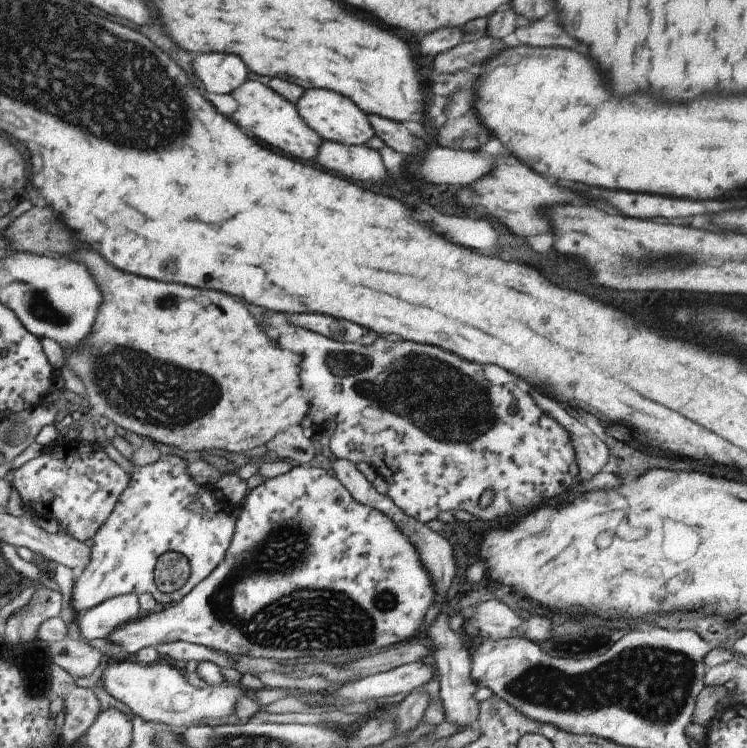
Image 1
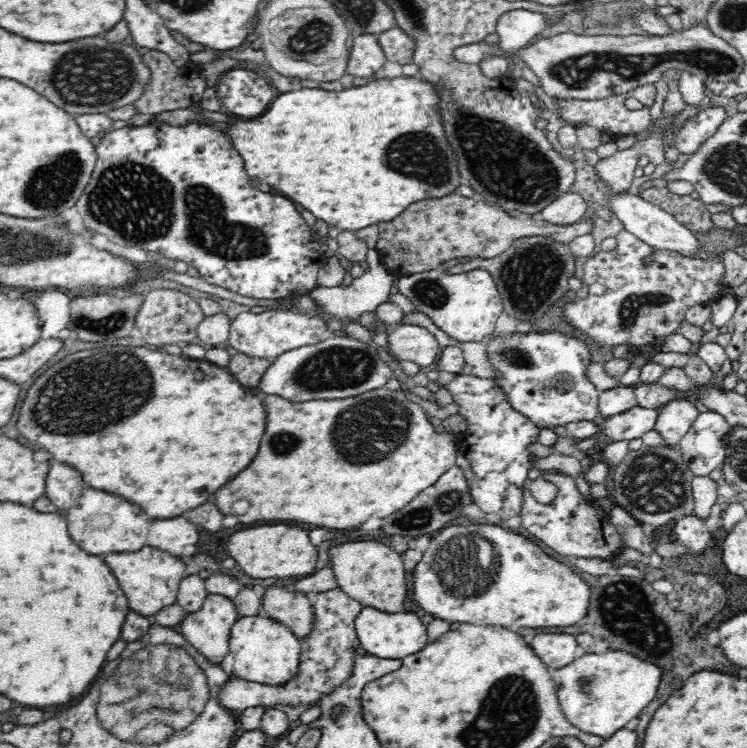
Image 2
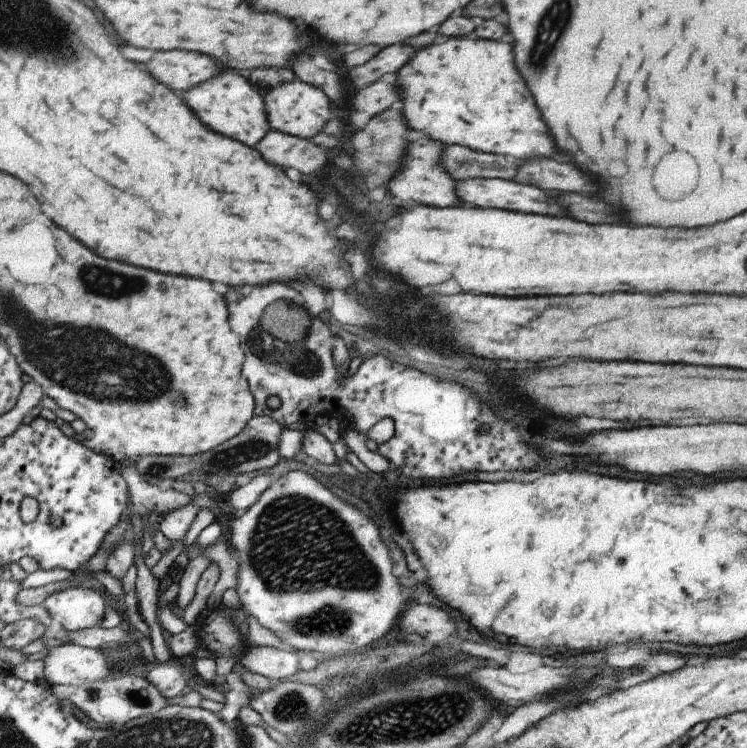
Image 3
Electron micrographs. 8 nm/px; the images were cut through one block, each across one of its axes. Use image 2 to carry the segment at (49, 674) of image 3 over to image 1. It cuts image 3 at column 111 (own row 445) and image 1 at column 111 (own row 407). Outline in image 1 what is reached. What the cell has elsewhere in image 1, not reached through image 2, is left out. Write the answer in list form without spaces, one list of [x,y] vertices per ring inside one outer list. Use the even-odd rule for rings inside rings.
[[[130,658],[121,662],[112,661],[103,670],[98,683],[102,683],[103,689],[112,696],[115,700],[129,707],[133,716],[137,715],[142,720],[151,722],[160,722],[167,724],[173,730],[185,731],[192,725],[197,725],[197,722],[203,720],[217,720],[234,714],[236,702],[245,696],[252,698],[251,691],[243,691],[240,686],[234,687],[231,683],[220,683],[219,685],[202,684],[197,687],[189,685],[185,680],[183,673],[180,670],[175,670],[171,666],[163,666],[163,664],[141,665],[133,662]]]

